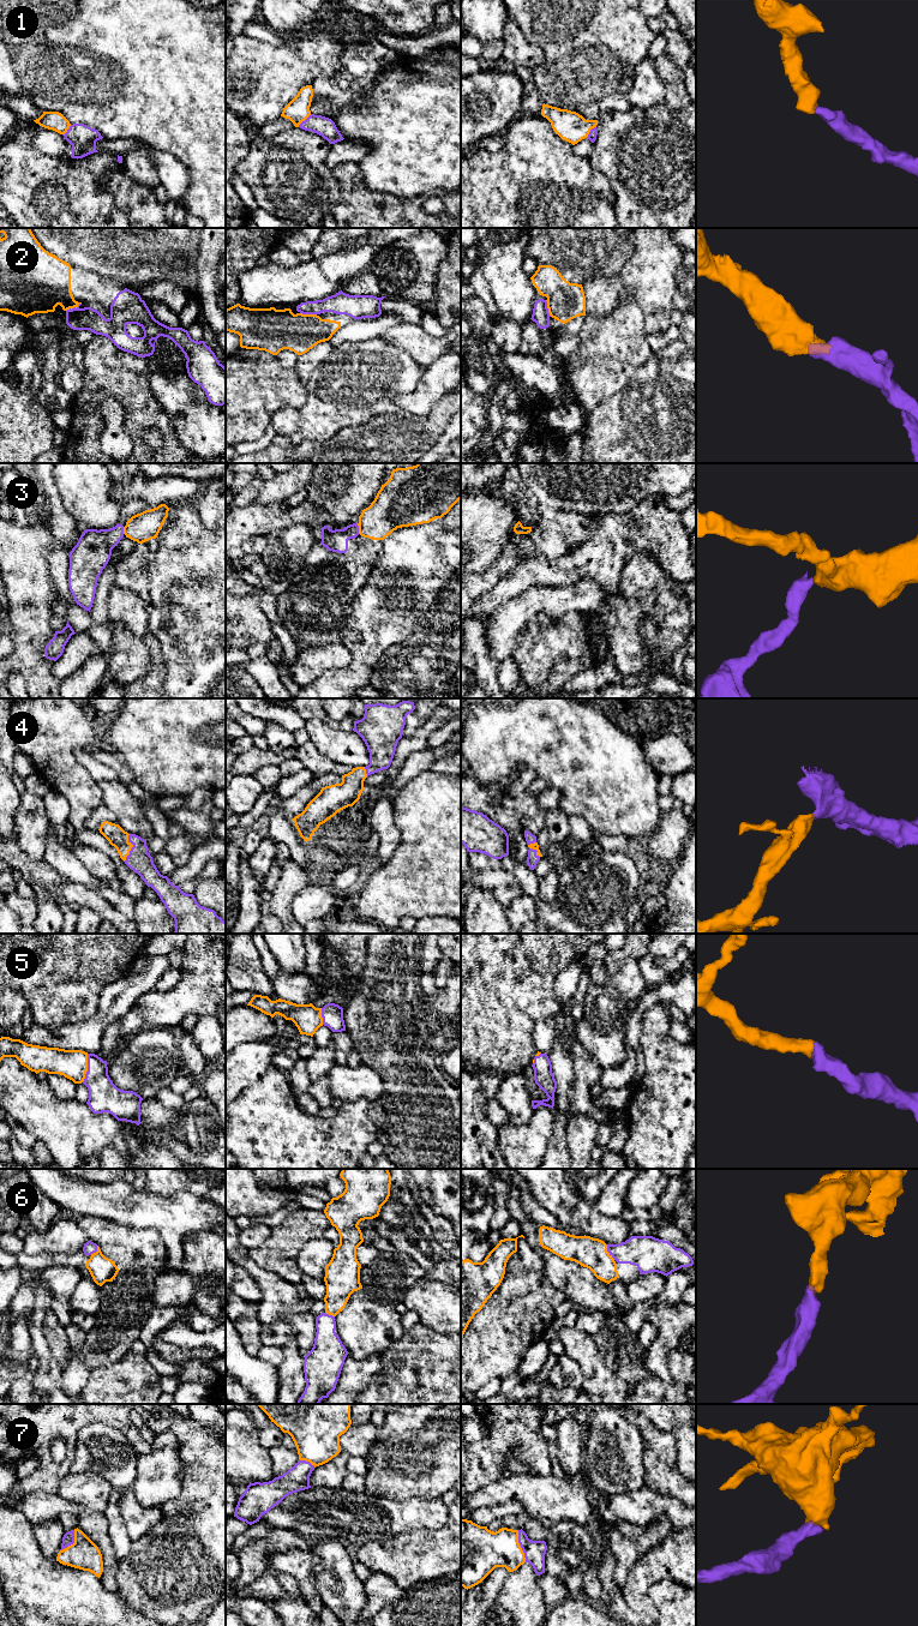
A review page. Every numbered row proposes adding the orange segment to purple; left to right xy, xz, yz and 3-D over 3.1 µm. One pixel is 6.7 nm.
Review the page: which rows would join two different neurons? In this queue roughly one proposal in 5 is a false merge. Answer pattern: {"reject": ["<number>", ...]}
{"reject": ["3"]}

